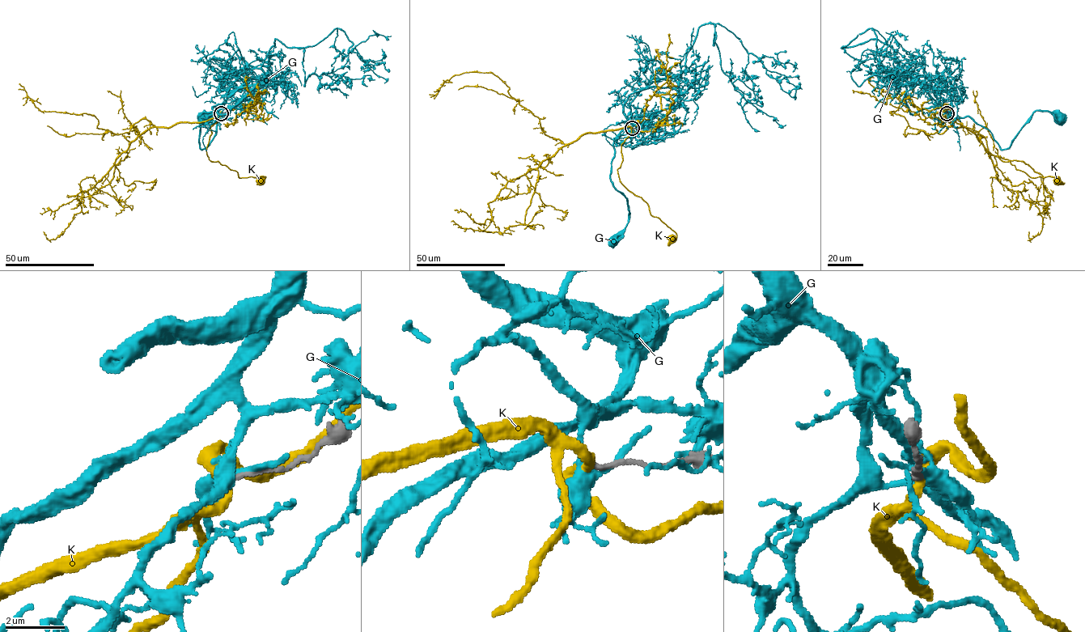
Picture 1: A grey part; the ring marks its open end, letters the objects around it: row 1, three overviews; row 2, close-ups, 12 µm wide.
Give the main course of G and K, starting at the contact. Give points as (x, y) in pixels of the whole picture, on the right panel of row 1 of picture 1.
G: (947, 112), (954, 118), (969, 116), (1002, 149), (1036, 110), (1061, 118)
K: (947, 113), (964, 126), (981, 134), (988, 150), (1003, 162), (1009, 161), (1030, 177), (1051, 176), (1057, 181)

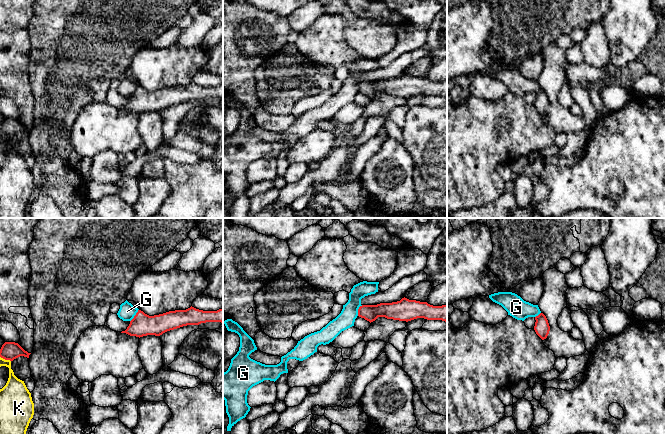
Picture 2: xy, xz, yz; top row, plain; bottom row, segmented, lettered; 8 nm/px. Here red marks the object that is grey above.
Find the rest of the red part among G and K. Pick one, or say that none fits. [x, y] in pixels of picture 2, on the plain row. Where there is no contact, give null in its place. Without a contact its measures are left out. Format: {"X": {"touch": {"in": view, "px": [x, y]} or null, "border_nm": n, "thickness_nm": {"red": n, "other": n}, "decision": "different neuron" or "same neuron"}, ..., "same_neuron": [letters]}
{"G": {"touch": {"in": "xy", "px": [135, 91]}, "border_nm": 120, "thickness_nm": {"red": 180, "other": 140}, "decision": "different neuron"}, "K": {"touch": {"in": "xy", "px": [5, 135]}, "border_nm": 100, "thickness_nm": {"red": 140, "other": 160}, "decision": "different neuron"}, "same_neuron": []}

